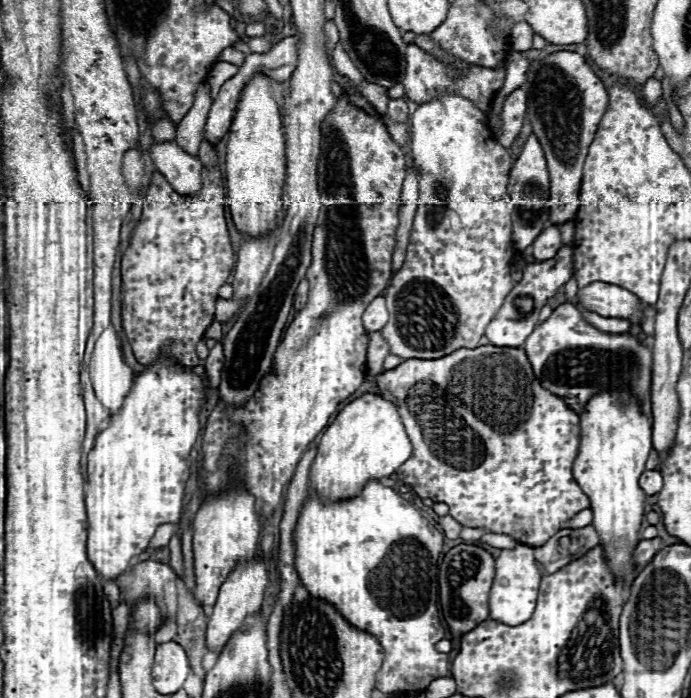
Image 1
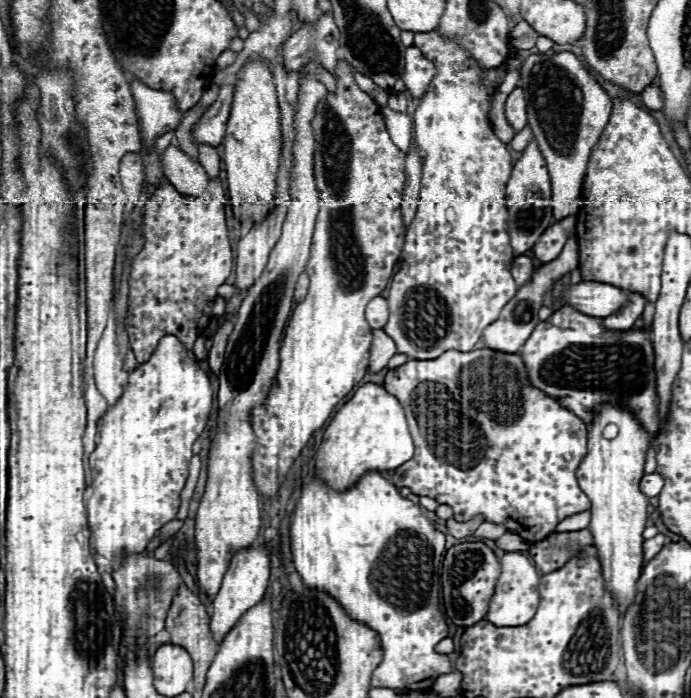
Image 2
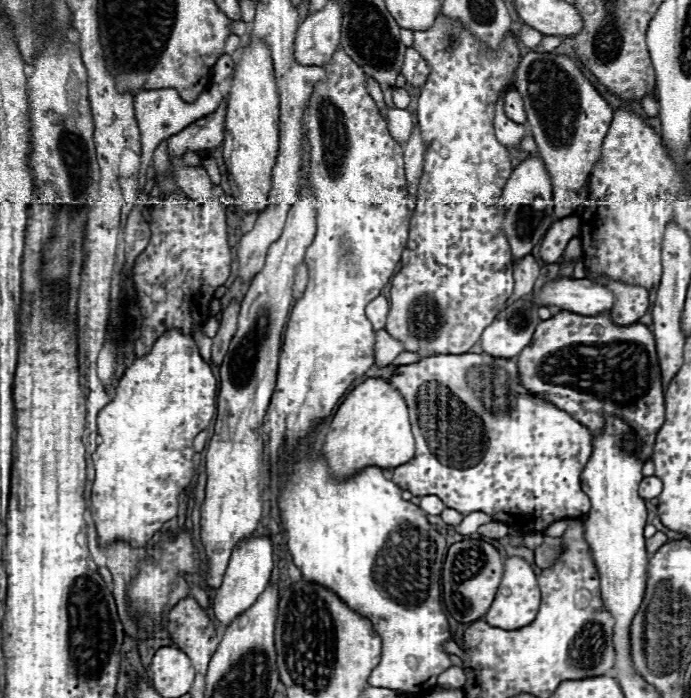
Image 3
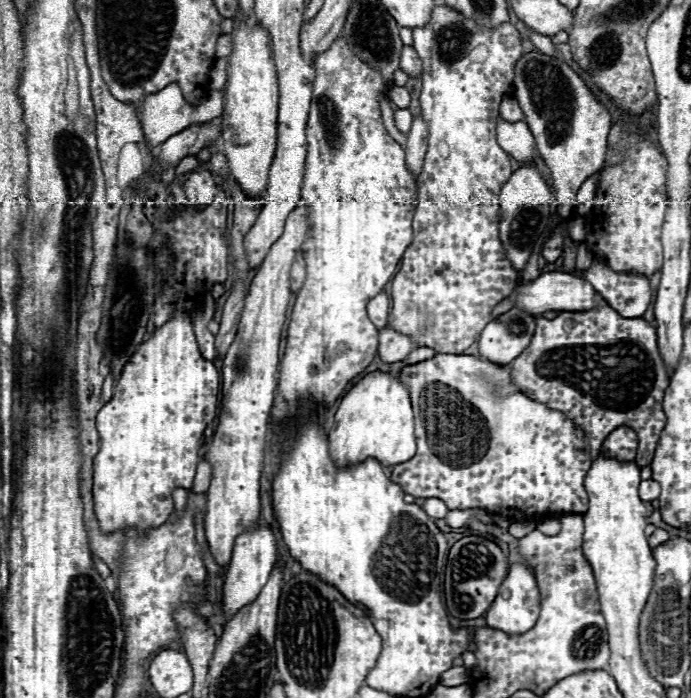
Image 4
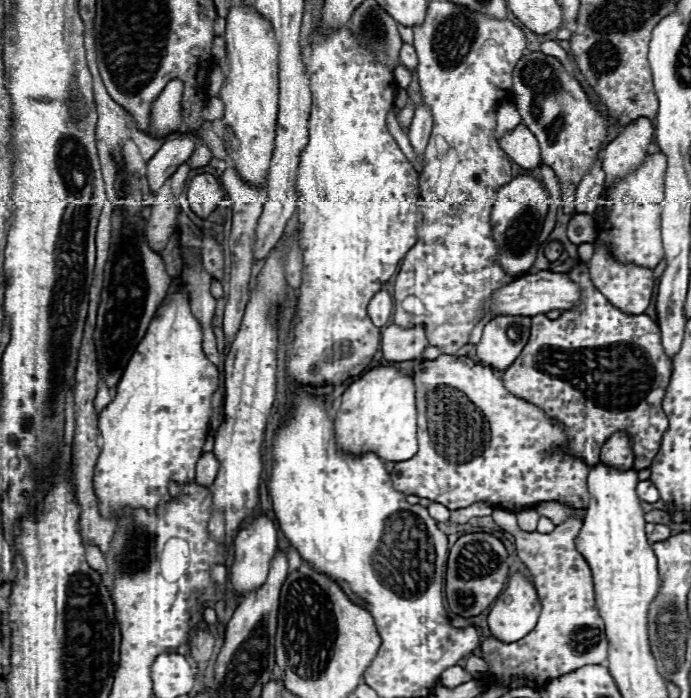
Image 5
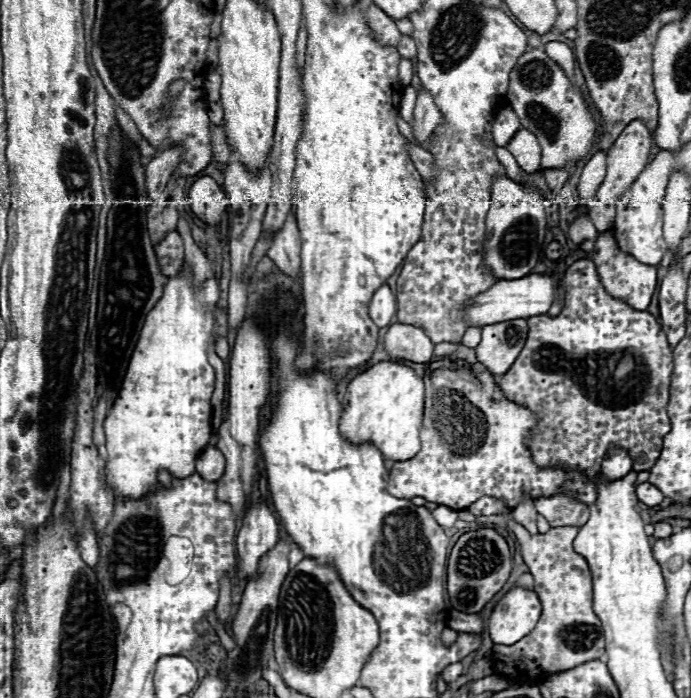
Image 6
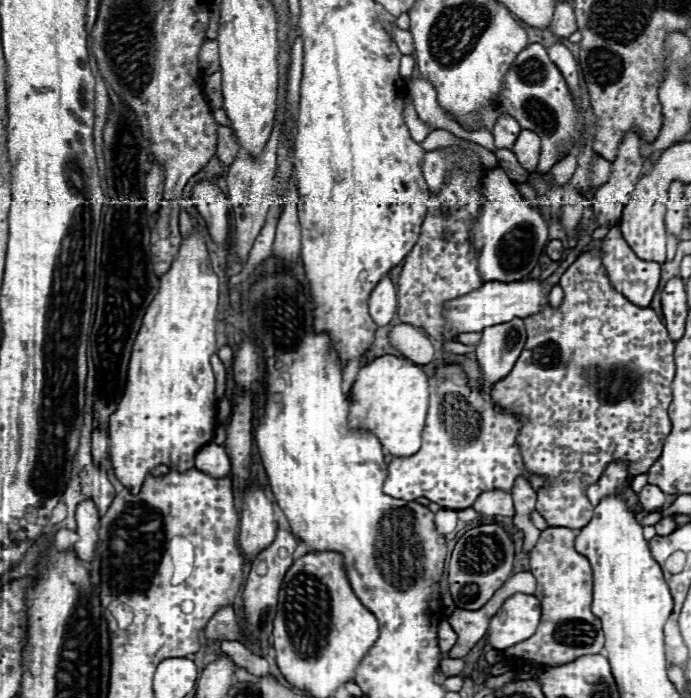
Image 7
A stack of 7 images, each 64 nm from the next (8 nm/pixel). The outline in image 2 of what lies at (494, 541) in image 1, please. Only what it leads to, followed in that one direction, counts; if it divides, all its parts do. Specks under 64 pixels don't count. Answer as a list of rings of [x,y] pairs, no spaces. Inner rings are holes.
[[[506,532],[502,538],[498,538],[496,546],[506,550],[506,552],[518,552],[518,550],[528,550],[530,548],[530,544],[526,540],[522,540],[518,534],[512,534],[512,532]]]

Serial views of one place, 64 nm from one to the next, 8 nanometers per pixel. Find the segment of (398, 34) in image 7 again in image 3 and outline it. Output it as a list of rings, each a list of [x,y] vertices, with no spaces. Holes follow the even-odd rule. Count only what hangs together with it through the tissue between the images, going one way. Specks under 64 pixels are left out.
[[[406,48],[406,56],[404,56],[404,66],[402,66],[402,74],[406,76],[406,80],[412,86],[422,86],[426,82],[430,68],[426,66],[424,58],[414,50],[414,48]]]

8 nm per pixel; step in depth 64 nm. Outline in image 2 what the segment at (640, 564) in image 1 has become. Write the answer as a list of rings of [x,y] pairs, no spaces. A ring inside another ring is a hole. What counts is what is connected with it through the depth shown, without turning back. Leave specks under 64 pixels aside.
[[[656,534],[650,540],[644,540],[644,560],[648,562],[650,558],[654,558],[654,554],[658,554],[658,550],[664,546],[666,536],[664,534]]]

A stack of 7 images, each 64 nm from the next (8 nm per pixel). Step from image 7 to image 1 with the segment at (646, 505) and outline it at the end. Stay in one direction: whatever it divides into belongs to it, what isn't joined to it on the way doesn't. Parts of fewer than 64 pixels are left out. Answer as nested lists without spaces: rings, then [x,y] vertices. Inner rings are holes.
[[[646,470],[640,478],[640,488],[646,492],[646,496],[654,496],[662,488],[662,474],[658,470]]]

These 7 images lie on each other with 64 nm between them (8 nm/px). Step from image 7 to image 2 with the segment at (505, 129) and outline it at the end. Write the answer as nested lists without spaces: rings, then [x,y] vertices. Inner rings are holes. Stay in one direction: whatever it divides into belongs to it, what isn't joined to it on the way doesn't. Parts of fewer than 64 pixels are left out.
[[[520,88],[512,90],[506,100],[506,118],[514,130],[522,130],[526,126],[526,100]]]

